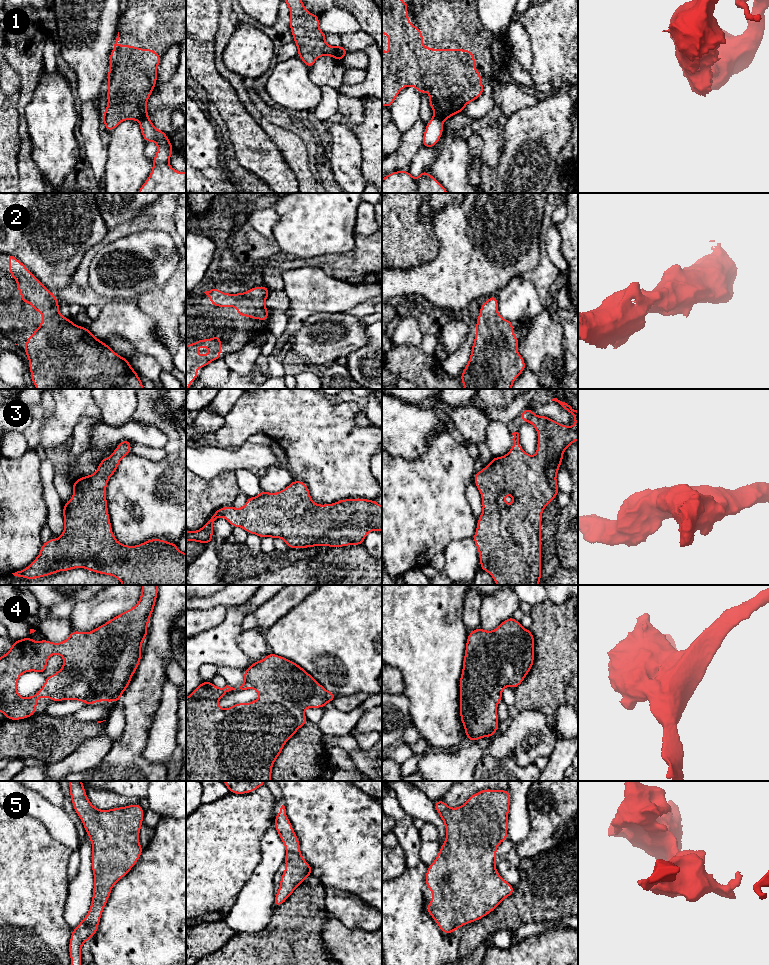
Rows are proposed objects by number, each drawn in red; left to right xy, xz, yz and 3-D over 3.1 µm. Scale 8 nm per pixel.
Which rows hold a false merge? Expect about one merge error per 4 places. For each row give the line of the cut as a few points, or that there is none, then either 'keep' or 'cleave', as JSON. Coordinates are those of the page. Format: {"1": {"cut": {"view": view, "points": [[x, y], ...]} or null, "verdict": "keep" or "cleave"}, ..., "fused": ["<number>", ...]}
{"1": {"cut": {"view": "xz", "points": [[334, 47], [335, 52], [342, 58]]}, "verdict": "cleave"}, "2": {"cut": null, "verdict": "keep"}, "3": {"cut": null, "verdict": "keep"}, "4": {"cut": null, "verdict": "keep"}, "5": {"cut": null, "verdict": "keep"}, "fused": ["1"]}

